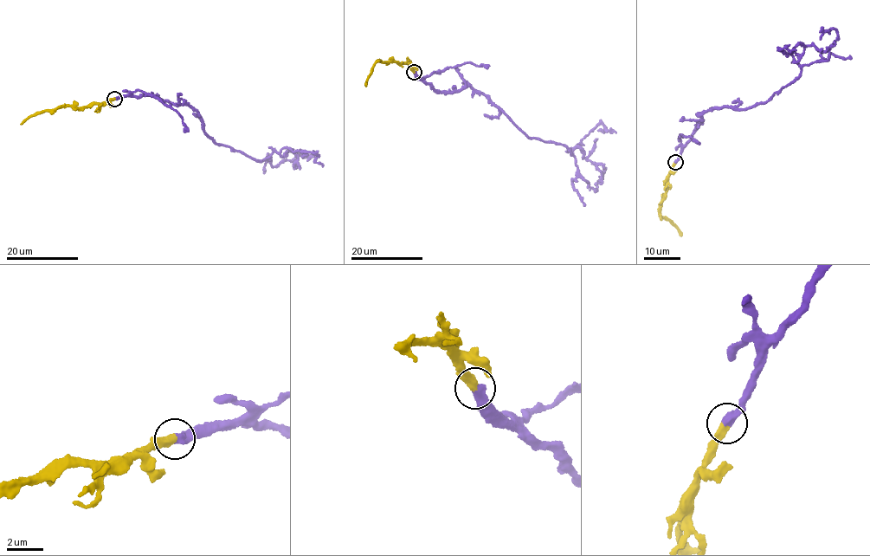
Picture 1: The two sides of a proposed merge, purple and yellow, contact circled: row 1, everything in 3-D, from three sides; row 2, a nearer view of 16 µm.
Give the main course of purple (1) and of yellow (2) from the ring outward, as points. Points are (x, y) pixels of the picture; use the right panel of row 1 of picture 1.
1: (675, 163), (707, 110), (765, 101), (795, 79), (804, 65), (828, 59), (836, 29), (831, 28), (820, 39)
2: (675, 163), (665, 183), (666, 190), (658, 208), (660, 216), (677, 227), (681, 235)

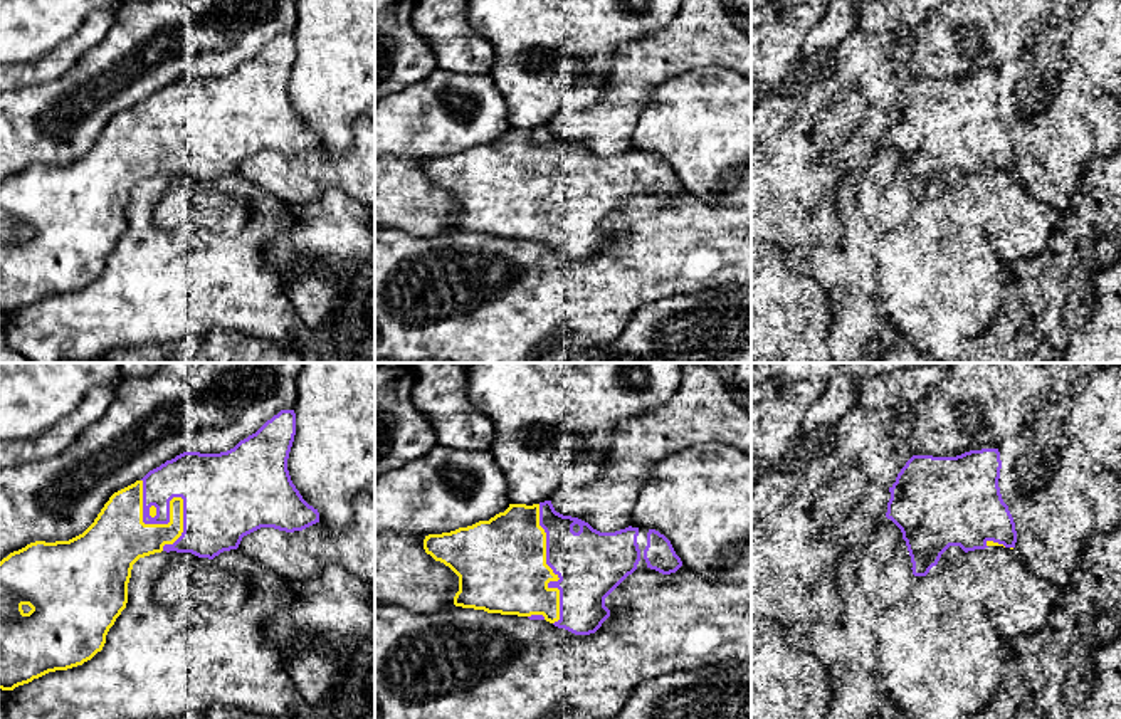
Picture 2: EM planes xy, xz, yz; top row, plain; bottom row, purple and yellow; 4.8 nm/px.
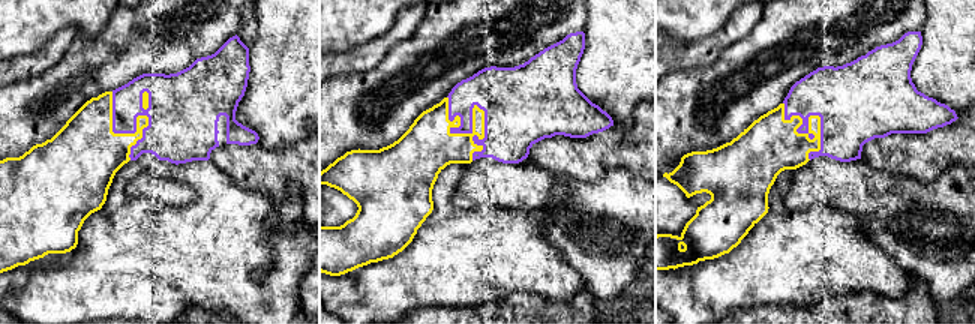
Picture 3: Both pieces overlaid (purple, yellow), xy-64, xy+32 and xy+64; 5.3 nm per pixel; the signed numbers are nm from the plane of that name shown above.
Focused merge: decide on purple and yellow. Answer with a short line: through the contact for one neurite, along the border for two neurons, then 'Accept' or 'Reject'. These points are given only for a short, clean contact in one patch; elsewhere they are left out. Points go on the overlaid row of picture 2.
Accept

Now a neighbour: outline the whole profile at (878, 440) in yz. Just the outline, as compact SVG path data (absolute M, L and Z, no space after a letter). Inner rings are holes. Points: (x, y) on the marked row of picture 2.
M859 403L832 428L829 450L889 489L914 455L911 412Z

